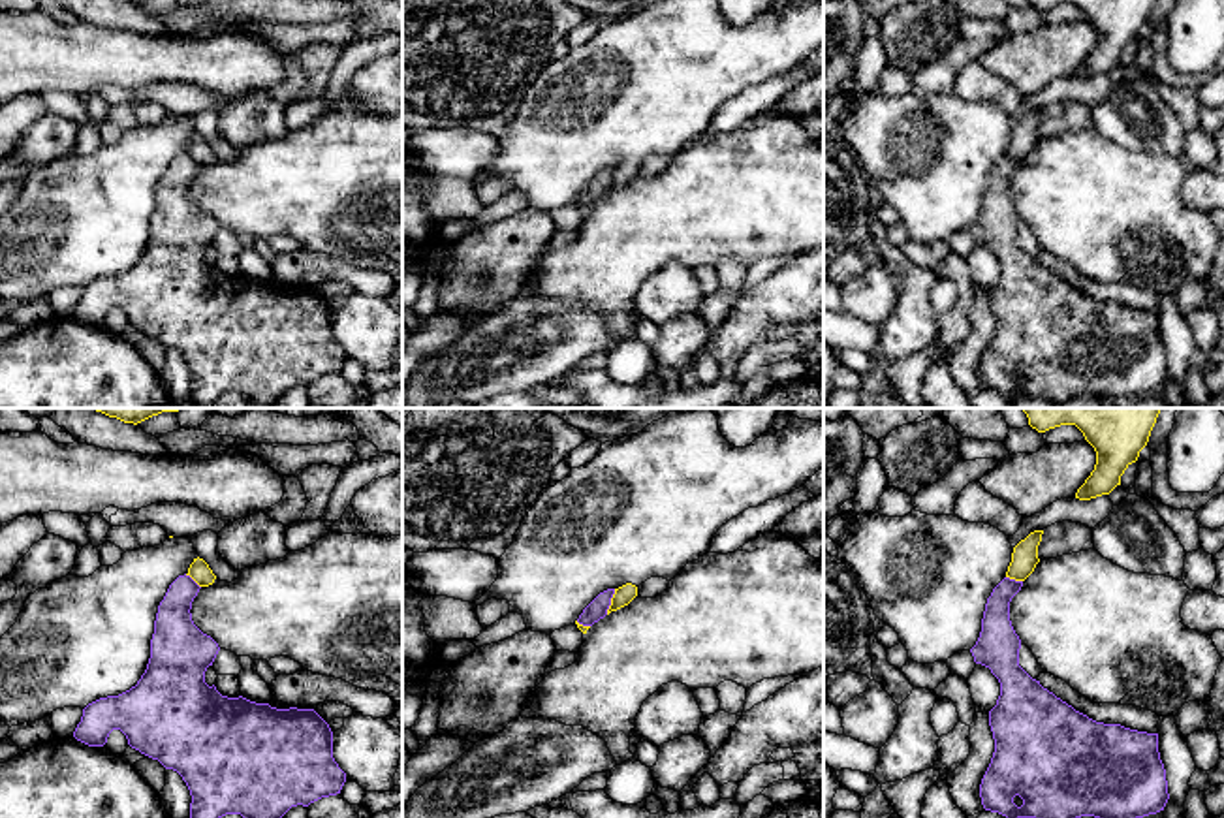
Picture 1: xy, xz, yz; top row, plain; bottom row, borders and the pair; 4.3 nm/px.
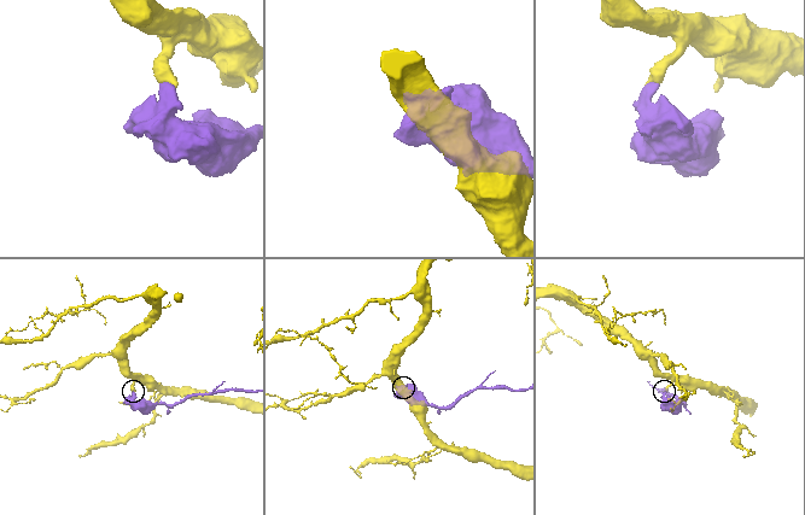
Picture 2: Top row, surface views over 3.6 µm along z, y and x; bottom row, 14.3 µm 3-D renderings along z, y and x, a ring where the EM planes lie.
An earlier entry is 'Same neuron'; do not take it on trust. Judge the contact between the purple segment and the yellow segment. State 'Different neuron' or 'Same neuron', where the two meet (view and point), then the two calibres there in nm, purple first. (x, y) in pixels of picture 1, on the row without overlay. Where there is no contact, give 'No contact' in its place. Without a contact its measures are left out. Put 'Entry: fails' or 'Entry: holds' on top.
Entry: fails
Different neuron. Touches purple at xz (610, 181). Thickness 90 nm (purple) against 80 nm

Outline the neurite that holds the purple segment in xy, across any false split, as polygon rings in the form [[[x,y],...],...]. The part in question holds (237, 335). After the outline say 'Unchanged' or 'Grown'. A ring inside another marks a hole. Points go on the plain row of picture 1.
[[[186,152],[169,164],[158,184],[145,252],[130,269],[88,282],[73,316],[103,325],[109,312],[120,308],[132,327],[177,350],[192,374],[194,404],[241,393],[250,402],[273,406],[291,385],[340,372],[346,352],[333,337],[333,310],[314,288],[276,288],[243,275],[228,276],[205,261],[220,226],[192,199],[199,167]]]. Unchanged

